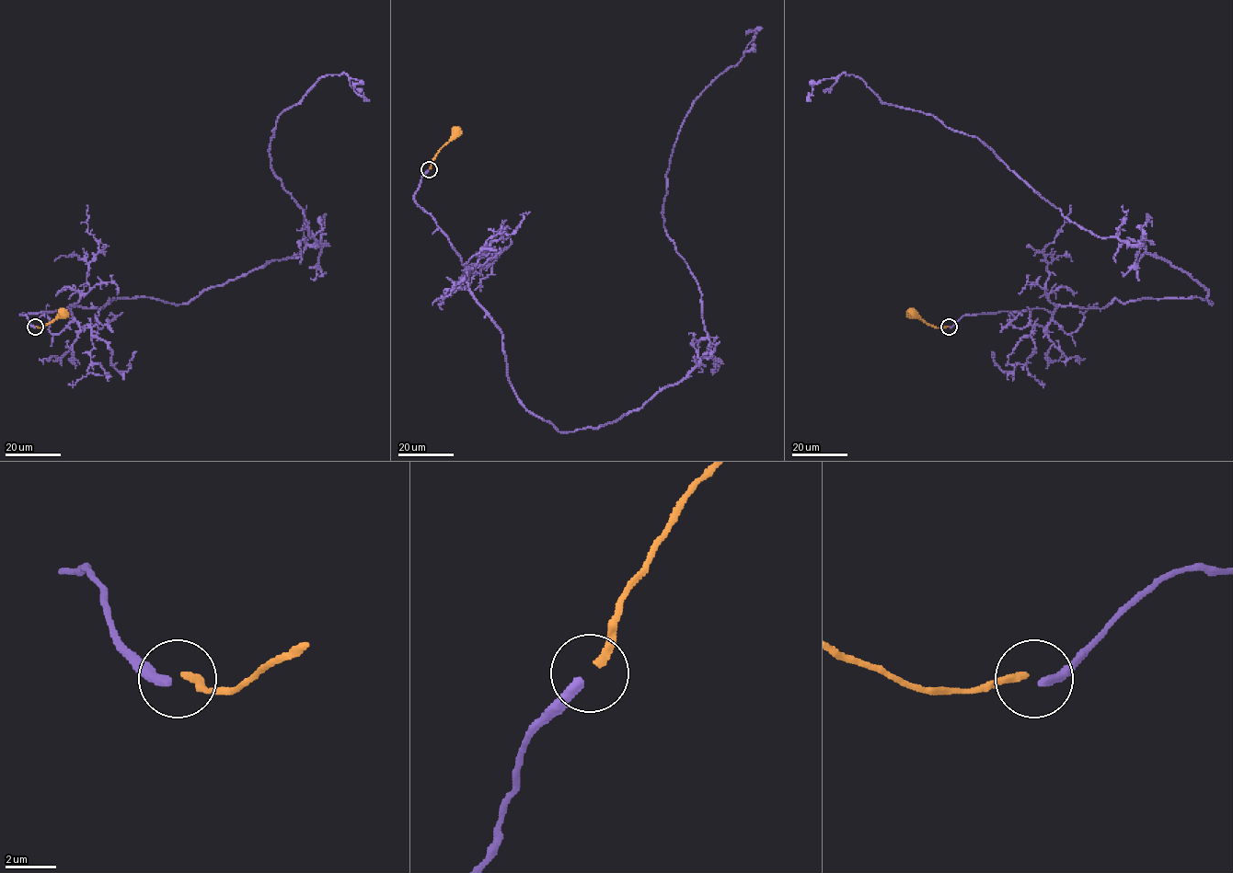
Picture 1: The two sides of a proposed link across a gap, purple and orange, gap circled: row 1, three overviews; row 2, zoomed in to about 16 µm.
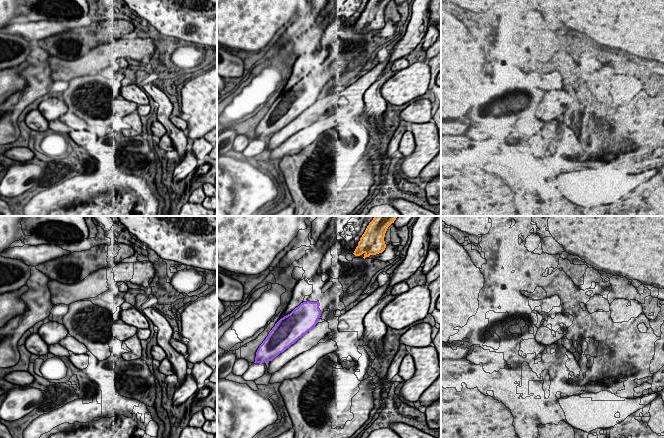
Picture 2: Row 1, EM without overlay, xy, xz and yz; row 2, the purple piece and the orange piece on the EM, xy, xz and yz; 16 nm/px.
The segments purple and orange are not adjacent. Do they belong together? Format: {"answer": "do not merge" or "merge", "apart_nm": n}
{"answer": "merge", "apart_nm": 950}

